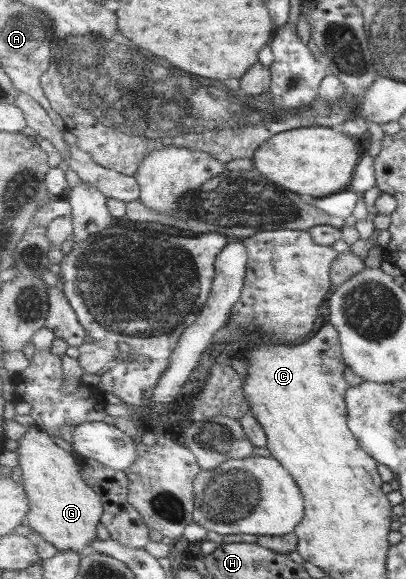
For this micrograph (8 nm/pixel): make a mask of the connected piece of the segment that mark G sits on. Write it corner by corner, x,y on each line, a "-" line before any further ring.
34,424
18,440
20,481
30,499
26,522
59,551
78,551
96,538
104,501
81,475
79,457
60,448
52,438

